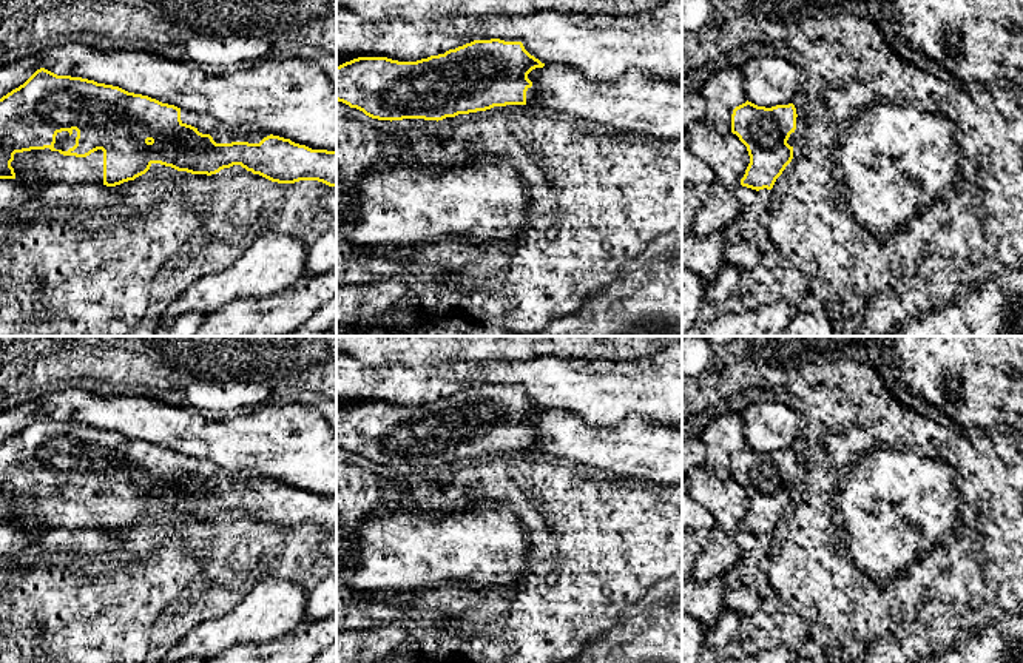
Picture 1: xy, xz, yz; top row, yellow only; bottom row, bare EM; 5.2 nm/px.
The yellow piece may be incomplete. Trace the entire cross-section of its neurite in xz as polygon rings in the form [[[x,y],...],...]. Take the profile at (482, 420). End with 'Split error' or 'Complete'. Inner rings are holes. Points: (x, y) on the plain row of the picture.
[[[500,384],[474,385],[444,399],[417,407],[387,402],[358,402],[336,412],[336,446],[378,466],[424,464],[443,466],[458,459],[486,456],[494,452],[529,450],[537,436],[528,419],[543,413],[522,387]]]. Split error

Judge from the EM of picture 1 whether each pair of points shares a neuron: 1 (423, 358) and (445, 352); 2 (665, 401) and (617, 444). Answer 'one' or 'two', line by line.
1: one
2: two

